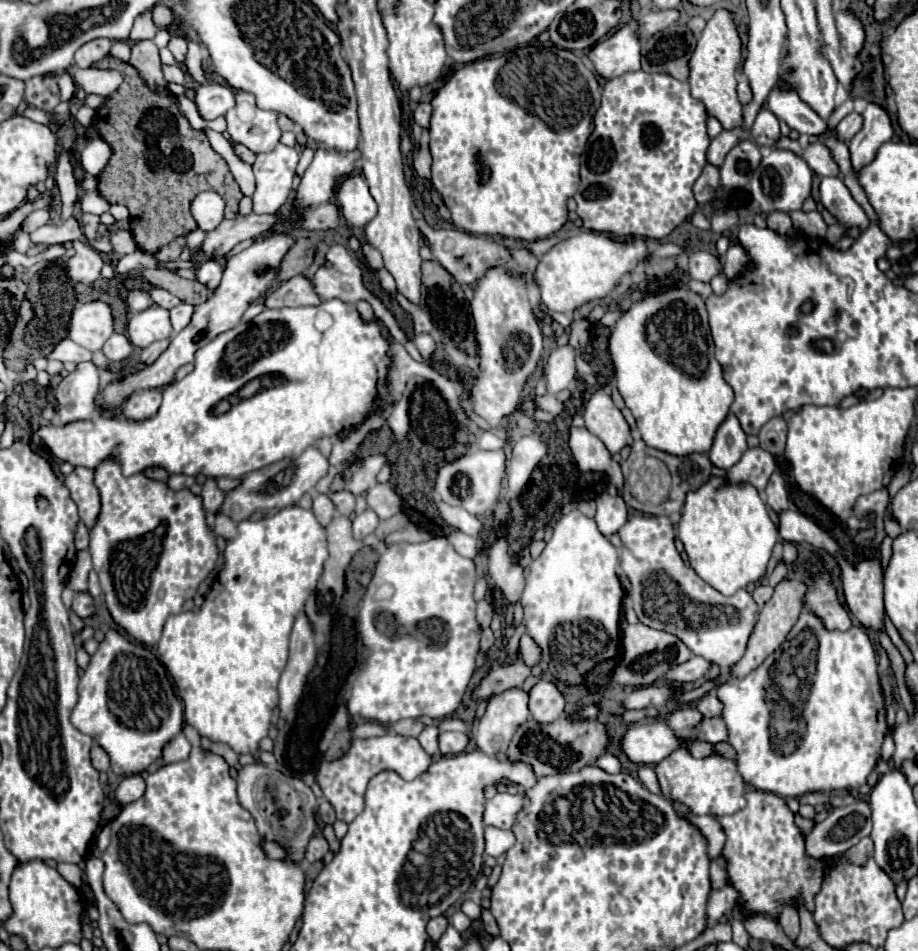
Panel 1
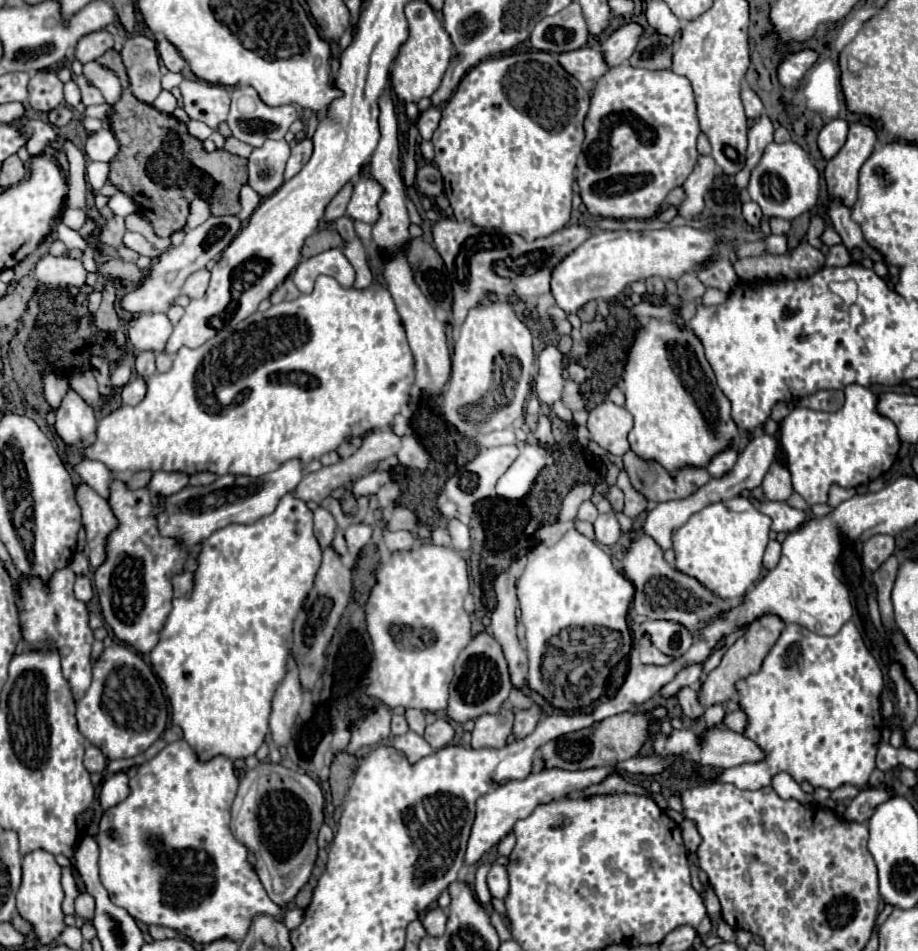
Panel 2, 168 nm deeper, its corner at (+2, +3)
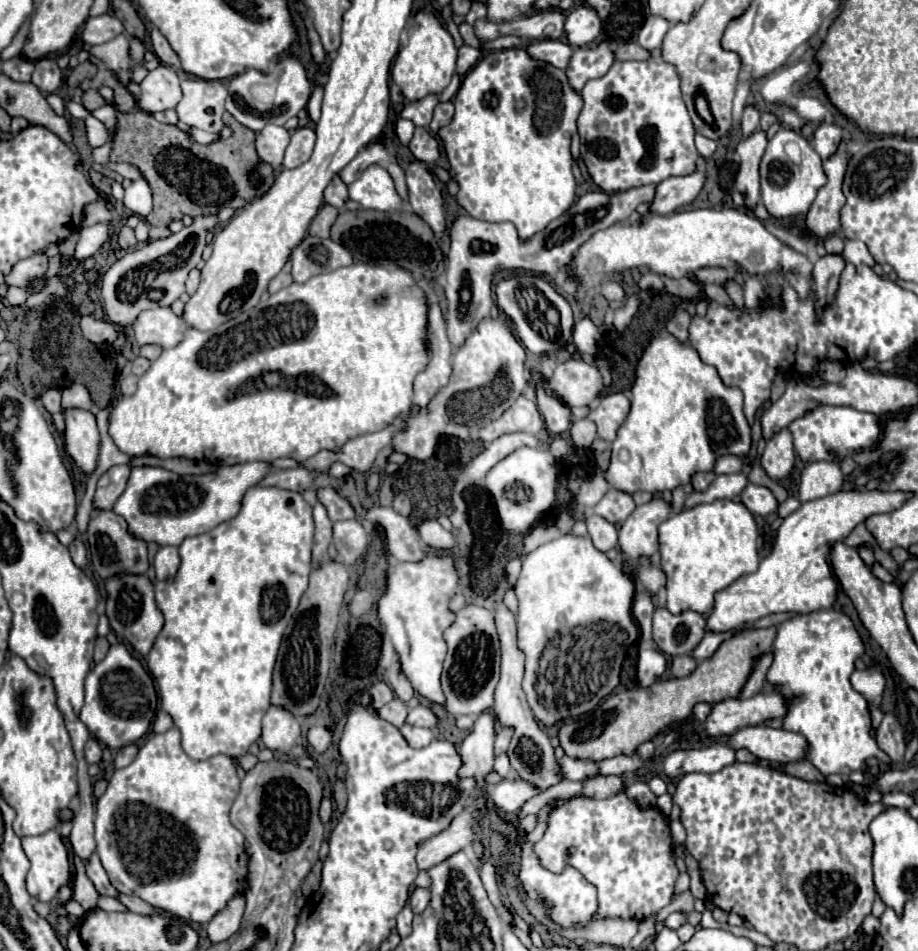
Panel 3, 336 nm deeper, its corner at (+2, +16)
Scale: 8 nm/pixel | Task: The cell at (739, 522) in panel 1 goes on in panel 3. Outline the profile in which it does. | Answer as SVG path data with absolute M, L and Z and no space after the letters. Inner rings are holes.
M717 500L711 504L699 504L679 514L673 514L659 526L659 550L661 550L661 568L667 572L667 608L673 614L683 610L693 610L707 614L713 608L713 596L735 582L739 576L751 574L759 566L759 542L761 530L743 502Z

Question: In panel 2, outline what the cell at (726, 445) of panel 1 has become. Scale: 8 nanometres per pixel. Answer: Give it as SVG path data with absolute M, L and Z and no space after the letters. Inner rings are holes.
M729 449L725 453L719 453L713 457L713 461L707 465L707 471L711 477L723 477L723 473L729 473L737 461L737 451Z

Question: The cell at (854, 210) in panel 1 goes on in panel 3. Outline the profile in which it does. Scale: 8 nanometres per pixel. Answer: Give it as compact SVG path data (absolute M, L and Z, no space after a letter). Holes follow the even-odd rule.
M845 238L843 256L845 256L847 262L853 262L857 268L863 266L863 264L867 264L867 266L873 266L875 264L873 256L869 254L867 246L861 240L849 240L849 238Z

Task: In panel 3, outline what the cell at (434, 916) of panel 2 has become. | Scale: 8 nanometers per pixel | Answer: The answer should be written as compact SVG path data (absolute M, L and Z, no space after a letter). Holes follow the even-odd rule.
M415 888L415 890L411 892L409 906L411 906L411 910L413 910L415 914L421 914L421 912L429 906L429 902L431 902L431 892L429 892L429 890L425 890L425 888Z

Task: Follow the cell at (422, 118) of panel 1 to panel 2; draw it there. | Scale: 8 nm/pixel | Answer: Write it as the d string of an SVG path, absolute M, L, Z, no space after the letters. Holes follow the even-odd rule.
M429 107L427 111L421 113L417 127L419 127L419 133L421 133L421 137L423 137L425 141L431 139L431 135L433 135L433 131L437 129L439 121L441 121L441 107Z

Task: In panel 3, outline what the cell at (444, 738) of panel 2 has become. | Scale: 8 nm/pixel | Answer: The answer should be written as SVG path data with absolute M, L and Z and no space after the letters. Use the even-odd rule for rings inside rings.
M417 706L417 708L409 710L407 724L425 726L425 728L437 728L437 716L433 714L433 710L429 706Z

